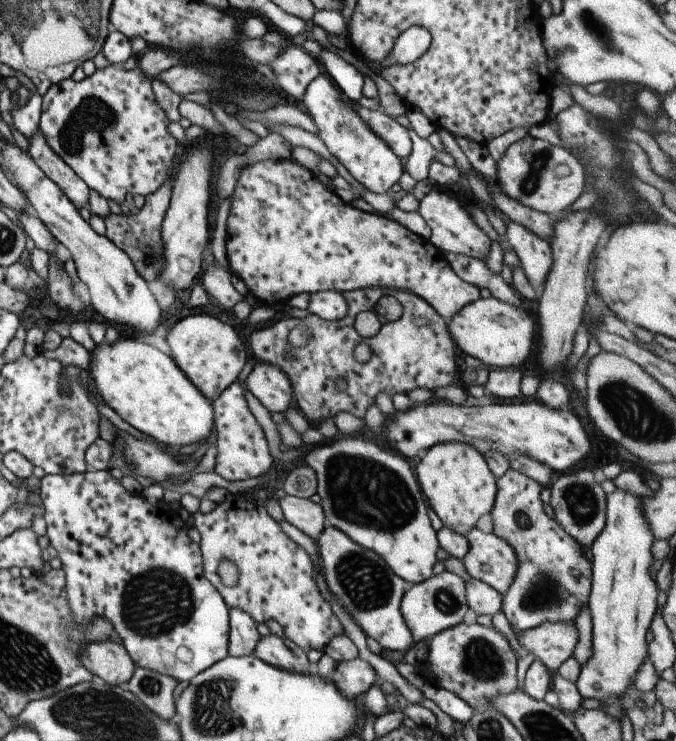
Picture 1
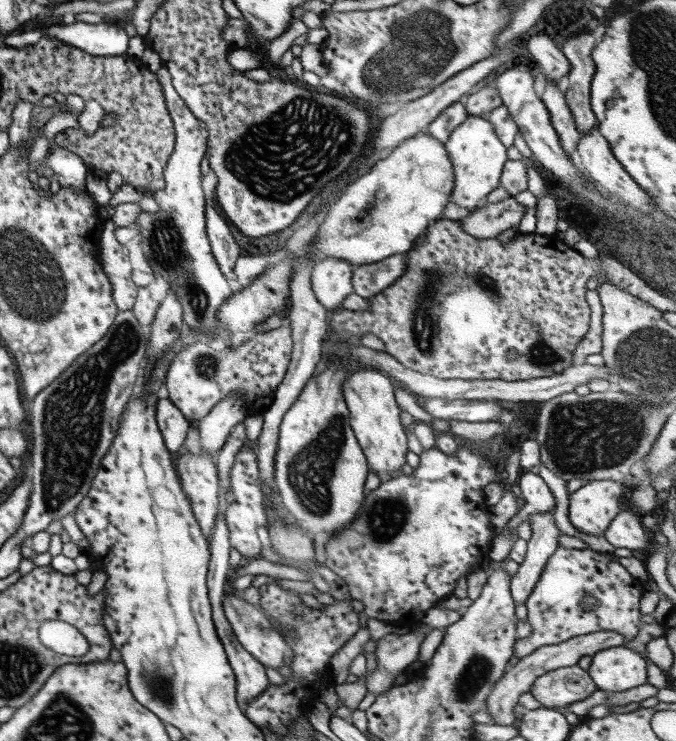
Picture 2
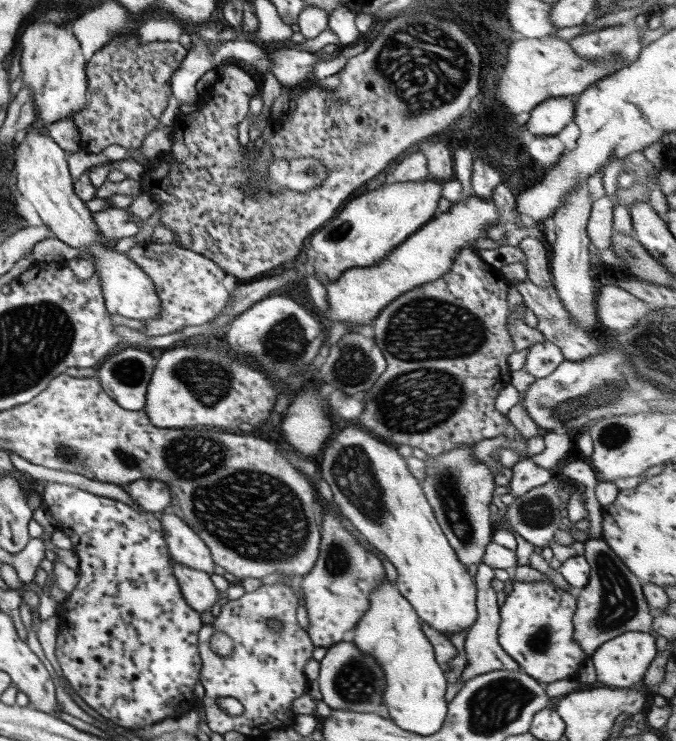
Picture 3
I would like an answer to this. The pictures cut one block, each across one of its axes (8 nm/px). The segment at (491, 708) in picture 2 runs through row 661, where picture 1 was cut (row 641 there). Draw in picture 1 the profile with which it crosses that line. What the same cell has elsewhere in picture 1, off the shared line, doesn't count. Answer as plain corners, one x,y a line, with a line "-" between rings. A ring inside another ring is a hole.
565,621
544,623
515,636
527,653
531,652
551,674
555,674
559,666
572,657
578,642
574,624

